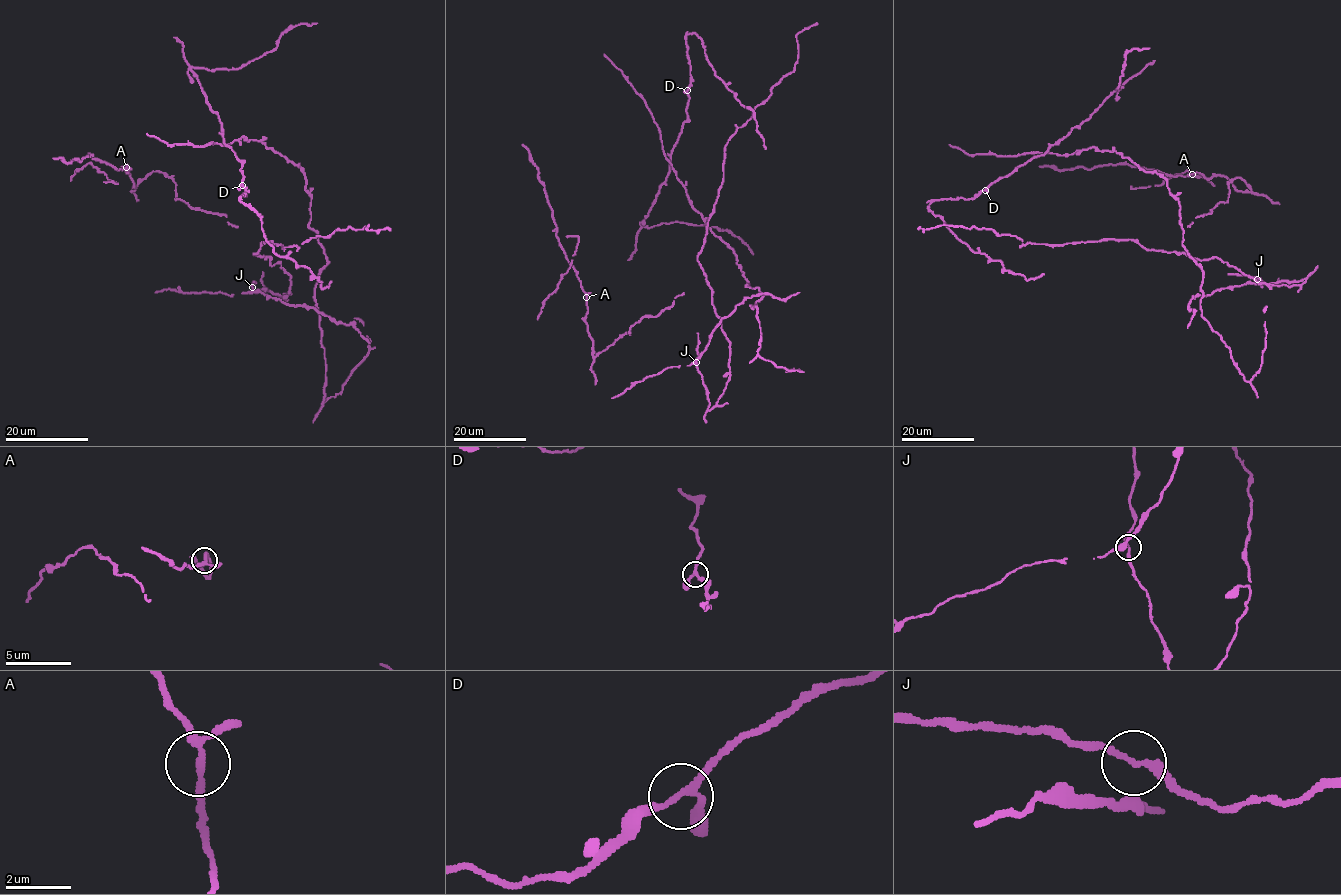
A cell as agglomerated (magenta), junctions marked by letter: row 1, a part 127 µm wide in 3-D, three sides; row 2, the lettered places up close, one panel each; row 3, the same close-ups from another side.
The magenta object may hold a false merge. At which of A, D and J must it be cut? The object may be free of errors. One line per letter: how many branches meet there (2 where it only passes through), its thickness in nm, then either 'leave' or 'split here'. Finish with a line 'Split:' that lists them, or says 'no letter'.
A: 3 | 170 nm | leave
D: 3 | 190 nm | leave
J: 3 | 160 nm | leave
Split: no letter

